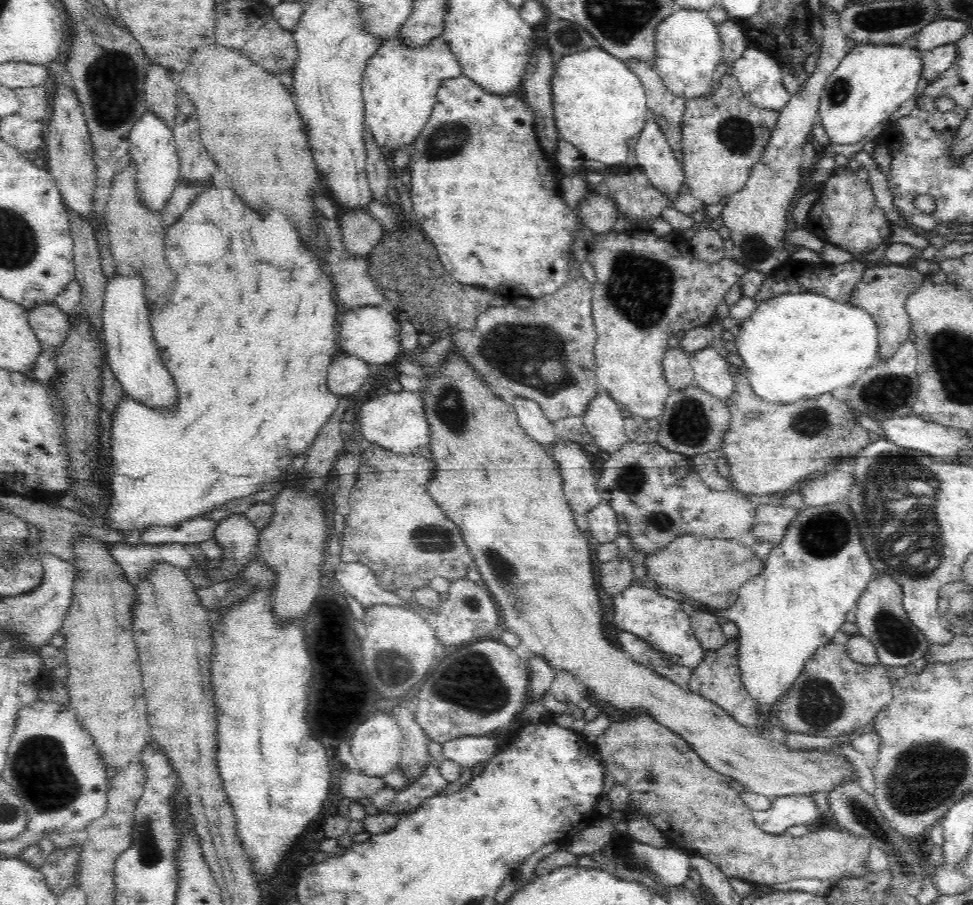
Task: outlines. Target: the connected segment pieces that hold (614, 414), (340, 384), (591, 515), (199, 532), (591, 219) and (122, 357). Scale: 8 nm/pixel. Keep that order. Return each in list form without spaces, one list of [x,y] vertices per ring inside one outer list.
[[[599,388],[599,394],[583,415],[583,424],[600,451],[612,454],[628,442],[624,427],[626,415],[621,405],[605,389]]]
[[[342,353],[332,360],[327,370],[327,385],[330,392],[347,396],[360,391],[372,374],[373,366],[354,355]]]
[[[600,503],[587,512],[588,530],[599,543],[614,543],[622,533],[618,529],[617,512],[608,504]]]
[[[188,520],[178,528],[151,528],[140,534],[140,541],[150,545],[202,543],[214,539],[216,530],[217,522],[212,520]]]
[[[591,192],[576,208],[580,223],[585,224],[595,234],[605,234],[612,230],[618,220],[619,211],[612,198]]]
[[[115,274],[107,280],[101,319],[110,369],[129,398],[148,406],[174,408],[178,402],[178,390],[154,341],[151,317],[142,275]]]

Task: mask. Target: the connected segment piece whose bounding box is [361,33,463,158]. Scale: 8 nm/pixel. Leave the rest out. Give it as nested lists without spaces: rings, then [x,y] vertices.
[[[399,33],[380,41],[380,49],[368,62],[362,80],[365,122],[386,158],[396,148],[407,150],[428,122],[443,80],[463,74],[462,67],[441,37],[422,49],[408,48]]]

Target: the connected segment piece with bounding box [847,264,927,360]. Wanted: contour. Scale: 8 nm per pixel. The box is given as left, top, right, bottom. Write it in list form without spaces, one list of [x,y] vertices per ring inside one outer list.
[[[891,264],[875,268],[866,268],[860,282],[856,283],[854,290],[849,294],[847,303],[854,304],[856,308],[864,309],[876,321],[878,329],[878,359],[890,358],[903,343],[911,339],[911,320],[905,309],[908,296],[926,280],[924,273],[914,268],[905,268]]]

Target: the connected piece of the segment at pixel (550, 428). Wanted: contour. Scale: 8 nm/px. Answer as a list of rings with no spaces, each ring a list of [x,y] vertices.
[[[516,397],[513,408],[524,433],[542,447],[549,450],[550,446],[554,446],[560,440],[556,435],[555,427],[546,418],[538,403],[528,400],[528,398]]]

